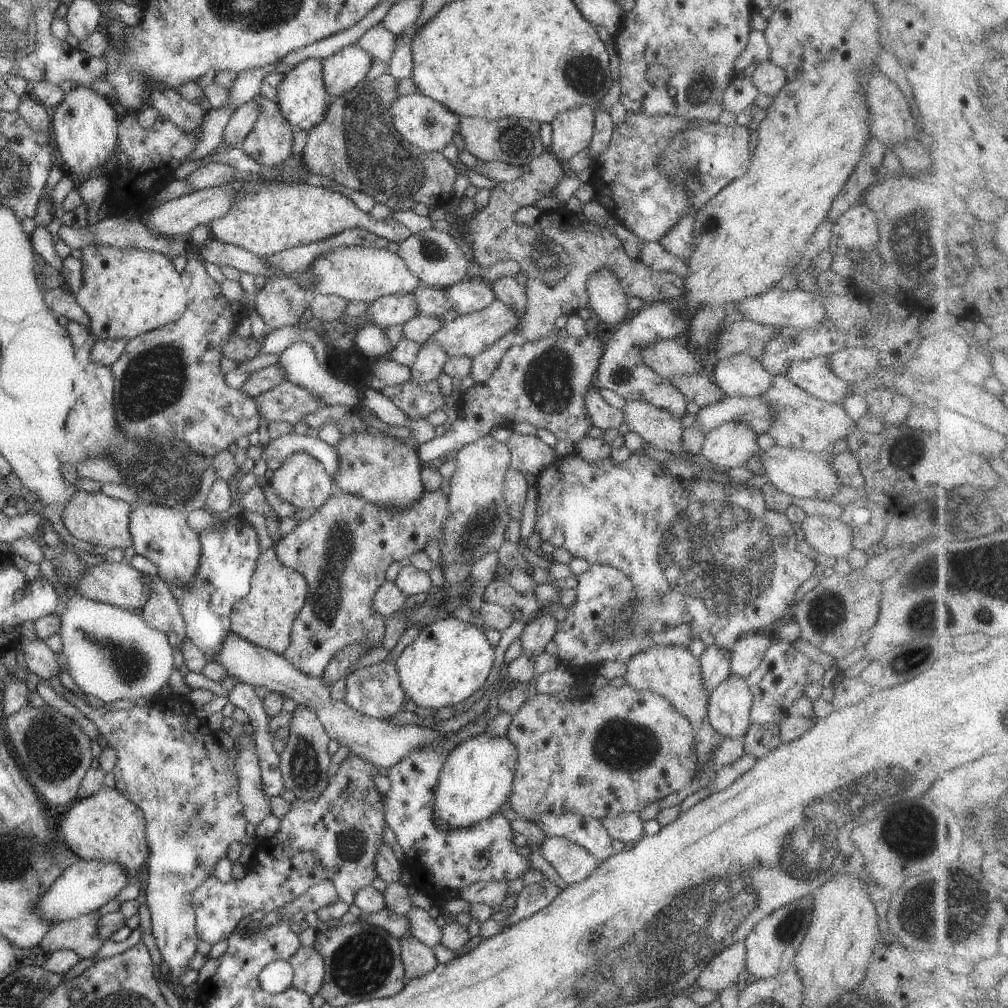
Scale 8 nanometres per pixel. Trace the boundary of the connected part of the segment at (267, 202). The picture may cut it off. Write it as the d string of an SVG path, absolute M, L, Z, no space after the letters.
M305 182L260 184L260 188L257 189L250 184L244 184L230 212L213 220L209 226L210 236L244 248L259 257L272 256L284 249L326 240L346 229L369 230L380 238L397 243L406 240L411 234L407 226L393 218L374 220L369 213L364 213L351 199L333 188L315 187Z

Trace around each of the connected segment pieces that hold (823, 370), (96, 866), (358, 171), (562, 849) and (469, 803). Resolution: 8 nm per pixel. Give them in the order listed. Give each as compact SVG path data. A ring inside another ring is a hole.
M828 355L810 360L794 360L784 376L808 394L832 404L840 404L852 390L852 383L832 372Z
M80 858L73 860L62 874L56 878L56 882L48 888L48 892L38 900L36 910L42 918L50 920L53 924L80 918L98 910L101 906L110 902L124 886L128 885L130 878L124 866L117 862L104 862L101 860L85 861Z
M386 72L382 78L375 81L364 80L344 96L331 100L324 120L307 130L308 139L301 153L302 162L312 174L328 176L344 188L352 188L352 192L365 192L392 211L412 210L417 202L424 202L432 209L444 206L455 196L453 185L458 171L441 152L423 151L393 132L395 129L390 106L399 97L395 90L399 83Z
M545 836L540 844L540 854L554 866L565 883L576 884L588 878L600 866L594 854L571 840L560 836Z
M486 732L474 735L456 745L444 762L438 777L438 784L435 787L434 802L432 802L434 804L433 822L454 830L454 828L470 828L484 818L501 814L502 806L508 802L508 796L511 796L515 766L518 760L517 752L516 746L506 736L492 738Z

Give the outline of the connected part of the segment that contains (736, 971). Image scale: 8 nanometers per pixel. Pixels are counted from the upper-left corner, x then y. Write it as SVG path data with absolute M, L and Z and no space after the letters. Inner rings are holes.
M738 941L710 960L695 982L702 989L721 993L738 983L738 976L745 966L746 945L743 941Z

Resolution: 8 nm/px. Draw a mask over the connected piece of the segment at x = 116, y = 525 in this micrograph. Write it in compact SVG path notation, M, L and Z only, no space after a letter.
M75 490L72 498L68 500L66 508L61 511L61 519L69 532L84 542L106 548L128 548L133 545L133 538L128 530L130 524L131 504L122 499L115 499L98 492L84 492L84 490Z

